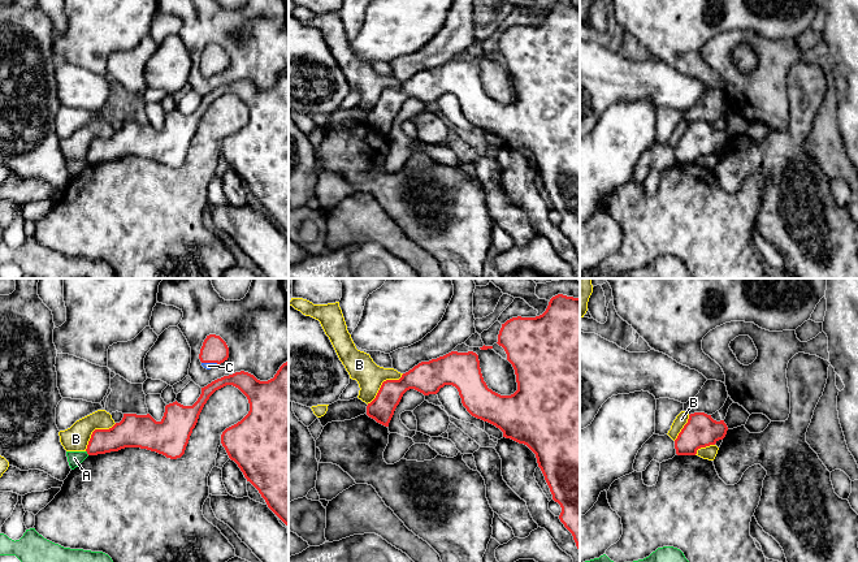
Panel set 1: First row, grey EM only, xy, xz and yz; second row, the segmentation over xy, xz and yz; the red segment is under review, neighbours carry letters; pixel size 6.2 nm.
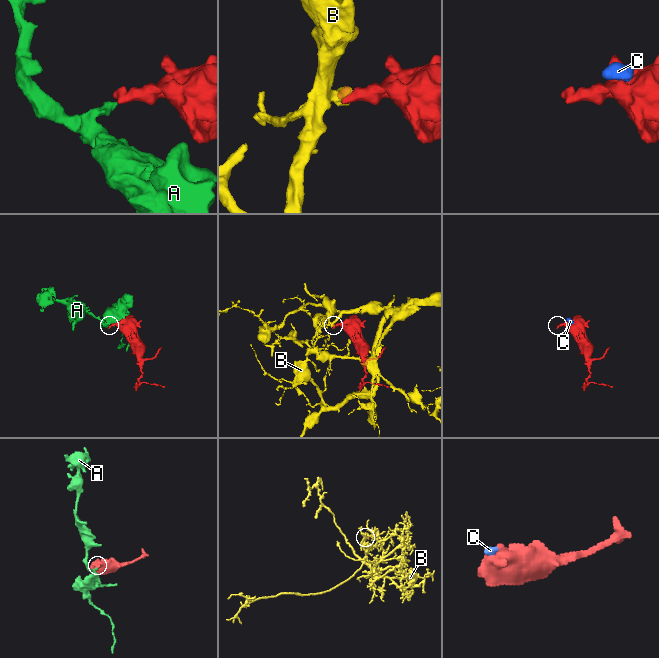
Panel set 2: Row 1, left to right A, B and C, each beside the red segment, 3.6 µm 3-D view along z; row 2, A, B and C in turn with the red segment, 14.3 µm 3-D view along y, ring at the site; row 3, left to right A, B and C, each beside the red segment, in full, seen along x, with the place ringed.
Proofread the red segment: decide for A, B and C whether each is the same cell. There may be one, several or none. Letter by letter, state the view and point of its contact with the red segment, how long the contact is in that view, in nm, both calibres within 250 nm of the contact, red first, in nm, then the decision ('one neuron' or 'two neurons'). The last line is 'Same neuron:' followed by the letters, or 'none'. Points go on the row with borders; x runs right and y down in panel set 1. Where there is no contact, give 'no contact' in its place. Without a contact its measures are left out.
A: xy (87, 453) | 40 nm | 160/90 nm | two neurons
B: xz (382, 384) | 300 nm | 170/170 nm | two neurons
C: xy (209, 362) | 100 nm | 160/50 nm | one neuron
Same neuron: C

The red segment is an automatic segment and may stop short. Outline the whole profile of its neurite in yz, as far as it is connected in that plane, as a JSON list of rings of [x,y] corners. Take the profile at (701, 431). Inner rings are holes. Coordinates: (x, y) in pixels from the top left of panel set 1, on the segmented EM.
[[[705,412],[690,414],[688,423],[675,440],[676,454],[696,455],[698,449],[723,440],[727,431],[728,427],[724,420],[716,422]]]

